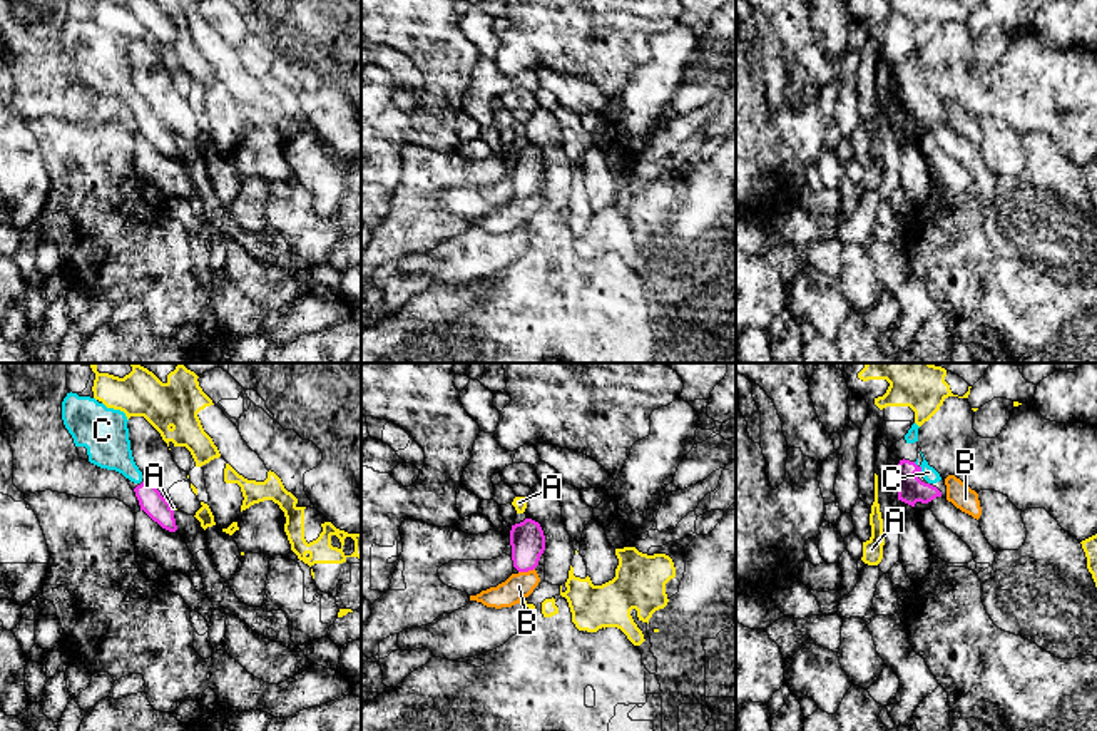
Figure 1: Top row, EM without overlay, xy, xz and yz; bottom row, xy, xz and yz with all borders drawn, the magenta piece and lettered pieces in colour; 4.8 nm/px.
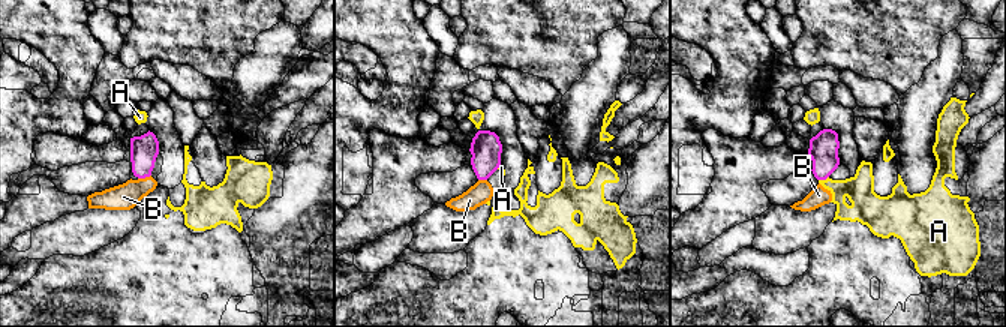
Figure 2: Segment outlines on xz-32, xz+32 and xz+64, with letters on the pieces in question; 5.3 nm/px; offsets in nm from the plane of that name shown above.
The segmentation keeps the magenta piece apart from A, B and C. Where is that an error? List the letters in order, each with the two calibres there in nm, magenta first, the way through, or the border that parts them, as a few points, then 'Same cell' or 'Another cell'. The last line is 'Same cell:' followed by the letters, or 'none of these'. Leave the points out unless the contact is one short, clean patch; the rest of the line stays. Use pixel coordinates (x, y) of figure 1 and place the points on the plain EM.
A: Thickness 120 nm (magenta) against 20 nm. Boundary: xy (169, 129), (173, 136). Another cell
B: Thickness 170 nm (magenta) against 130 nm. Boundary: xz (534, 193), (519, 198). Another cell
C: Thickness 130 nm (magenta) against 70 nm. Path across: yz (910, 114), (910, 99), (920, 94), (930, 99). Same cell
Same cell: C

